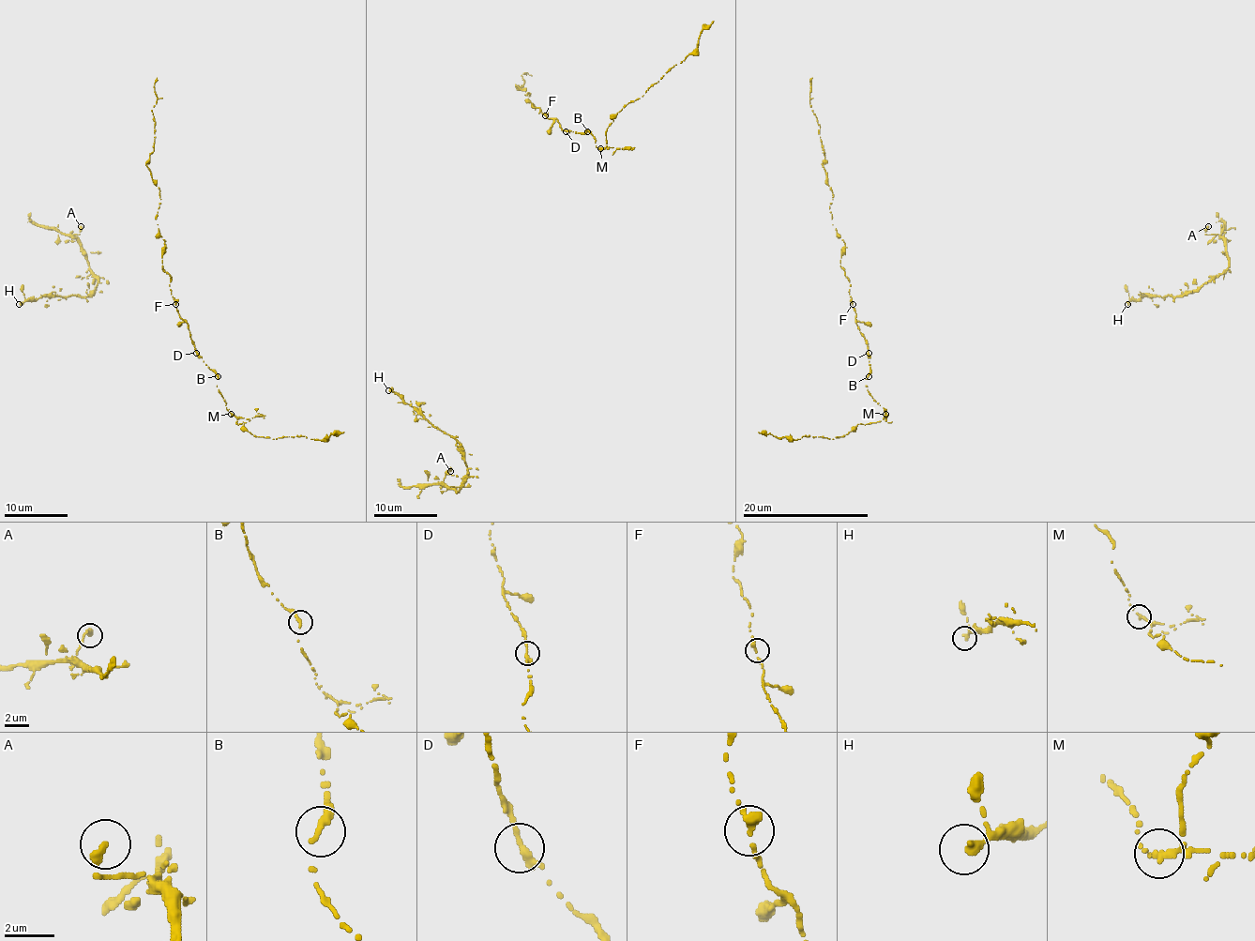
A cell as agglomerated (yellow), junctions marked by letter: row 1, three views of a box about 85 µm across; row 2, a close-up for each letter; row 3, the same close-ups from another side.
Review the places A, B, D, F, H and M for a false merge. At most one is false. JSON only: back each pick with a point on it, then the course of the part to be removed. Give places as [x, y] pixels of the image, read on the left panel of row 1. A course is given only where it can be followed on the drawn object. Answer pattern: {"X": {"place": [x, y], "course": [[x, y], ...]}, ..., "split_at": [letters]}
{"M": {"place": [231, 414], "course": [[231, 414], [236, 424], [256, 436], [273, 439], [303, 436], [324, 439], [344, 432]]}, "split_at": ["M"]}

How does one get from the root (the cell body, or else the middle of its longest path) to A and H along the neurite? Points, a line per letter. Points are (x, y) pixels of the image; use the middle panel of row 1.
A: (416, 407), (434, 426), (460, 444), (467, 478), (458, 491), (444, 481), (448, 467), (450, 471)
H: (416, 407), (409, 406), (388, 390)

